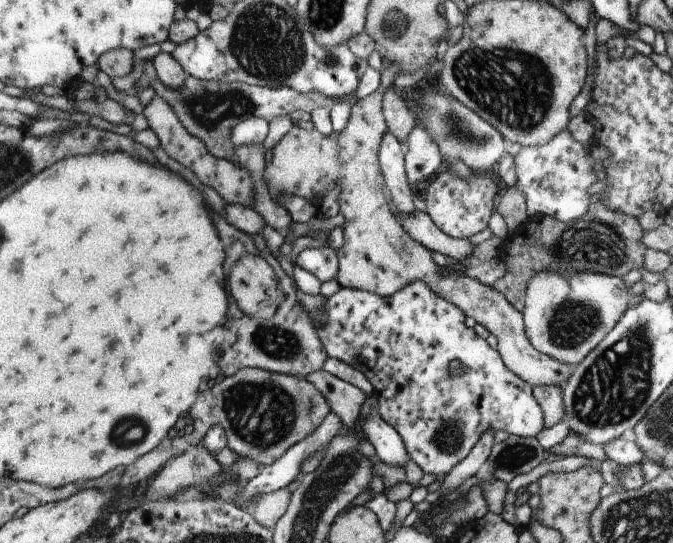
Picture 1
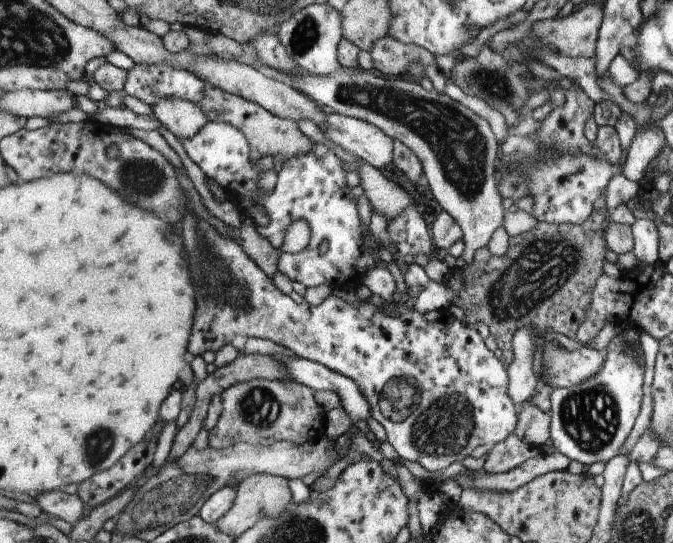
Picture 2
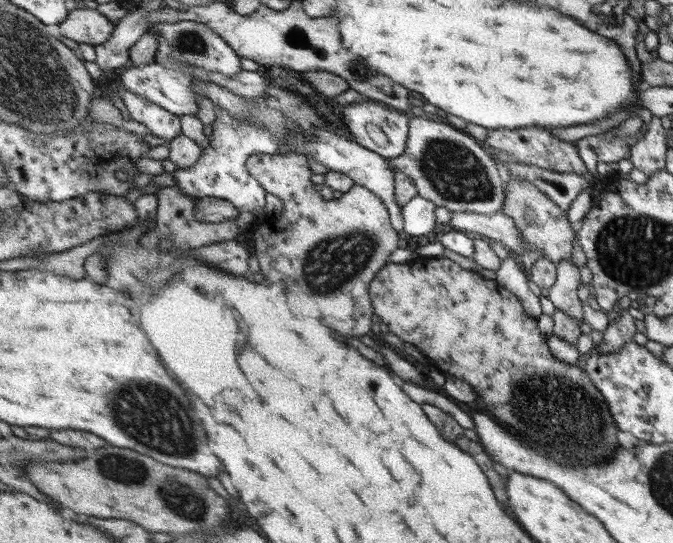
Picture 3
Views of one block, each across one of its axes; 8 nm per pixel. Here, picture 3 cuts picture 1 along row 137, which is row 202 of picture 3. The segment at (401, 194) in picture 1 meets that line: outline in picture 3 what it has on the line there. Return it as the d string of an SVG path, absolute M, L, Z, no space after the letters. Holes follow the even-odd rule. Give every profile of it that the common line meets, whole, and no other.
M293 122L293 128L287 128L287 136L285 136L283 142L279 142L279 146L281 146L281 152L305 154L305 156L309 156L309 160L313 158L315 162L323 164L327 170L331 170L331 172L335 170L335 172L347 174L357 184L373 190L389 206L391 220L393 220L393 228L397 228L399 234L403 232L403 214L401 214L401 206L397 204L397 196L395 196L397 176L389 168L389 160L385 156L381 156L379 152L369 150L365 146L359 146L357 142L347 140L345 136L339 136L339 134L331 132L329 128L319 128L319 126L303 128L303 122Z

